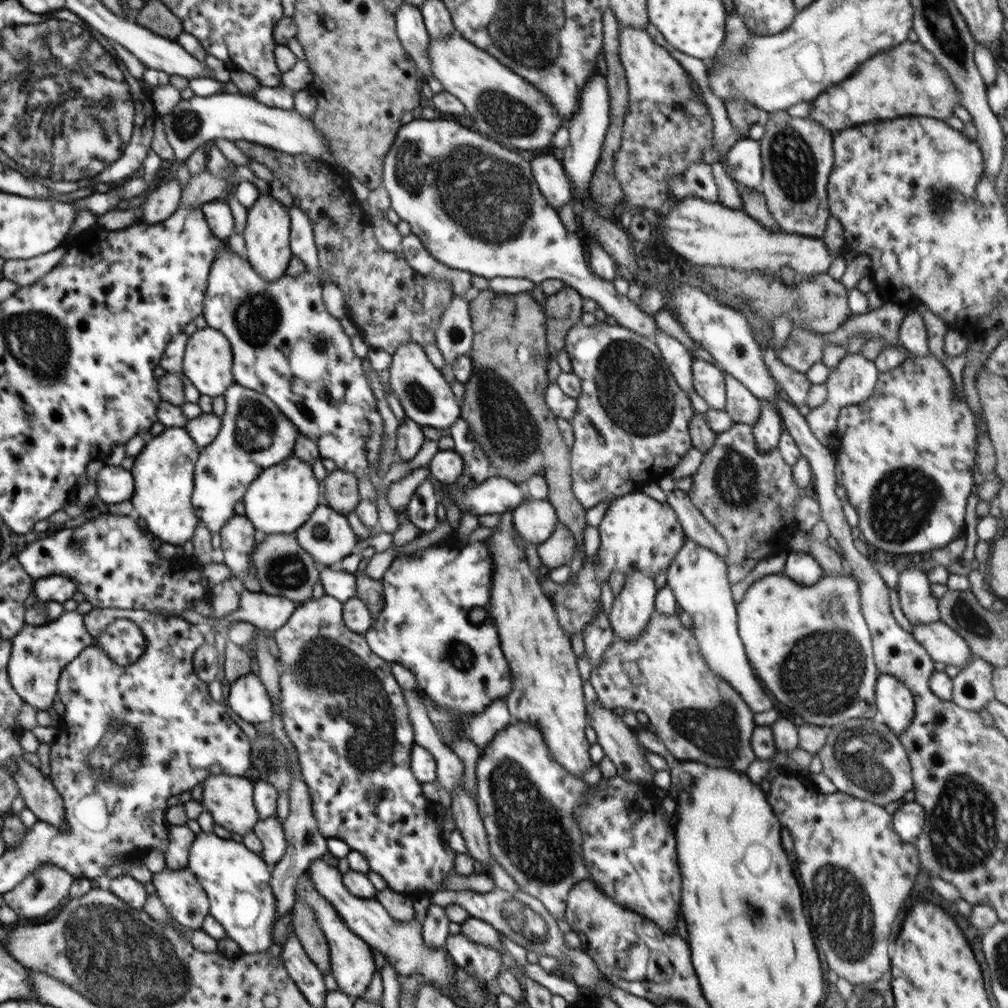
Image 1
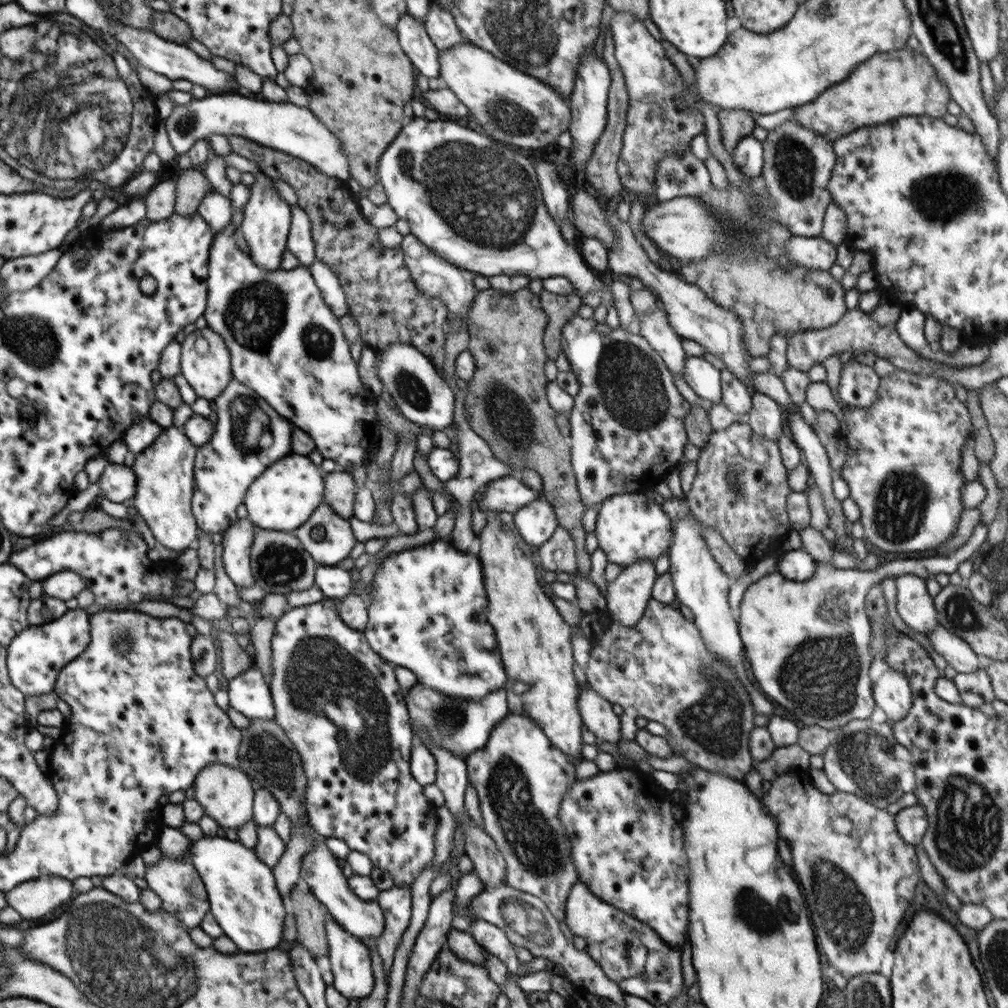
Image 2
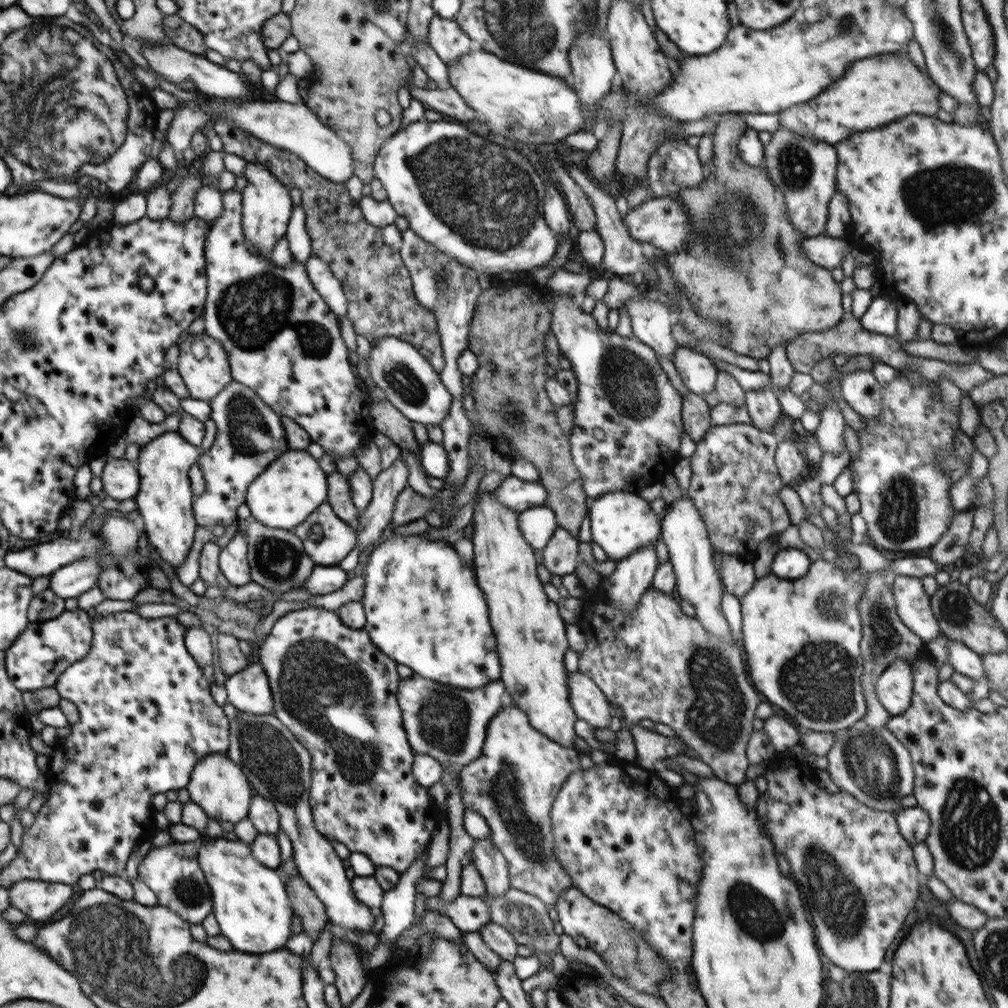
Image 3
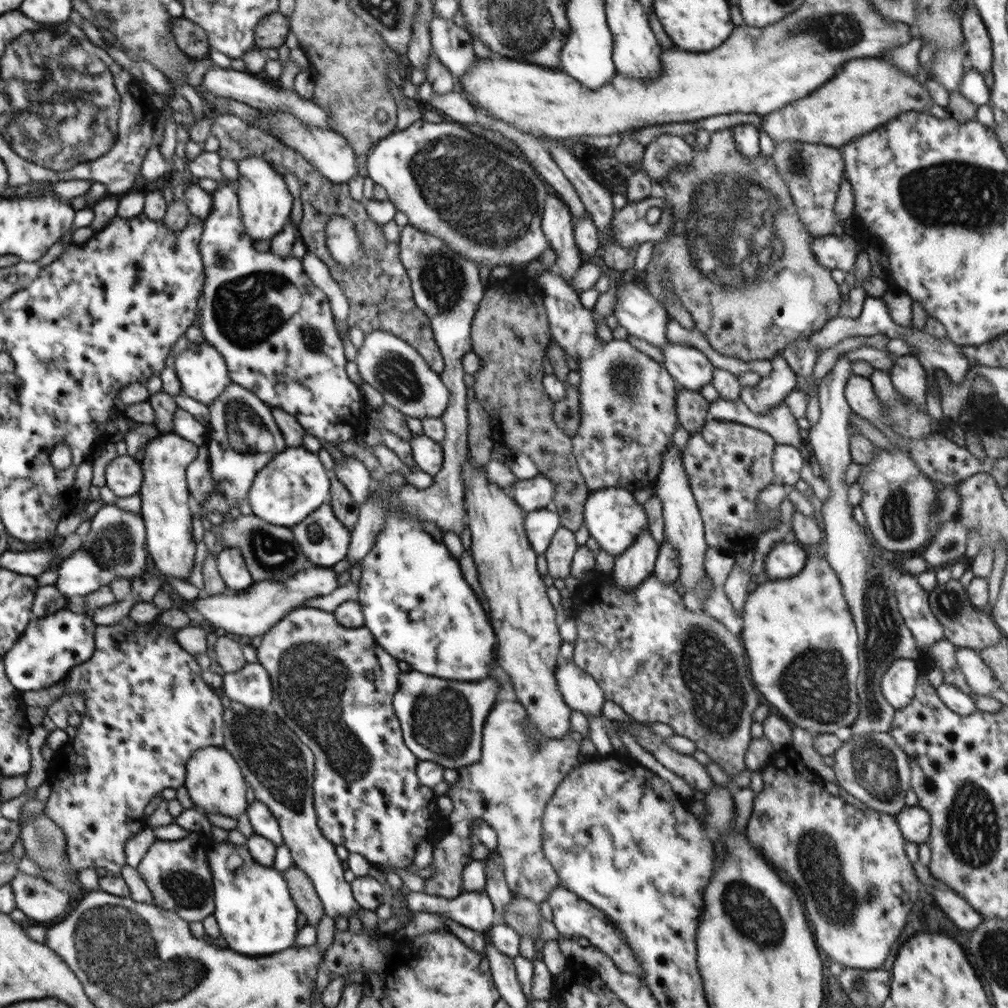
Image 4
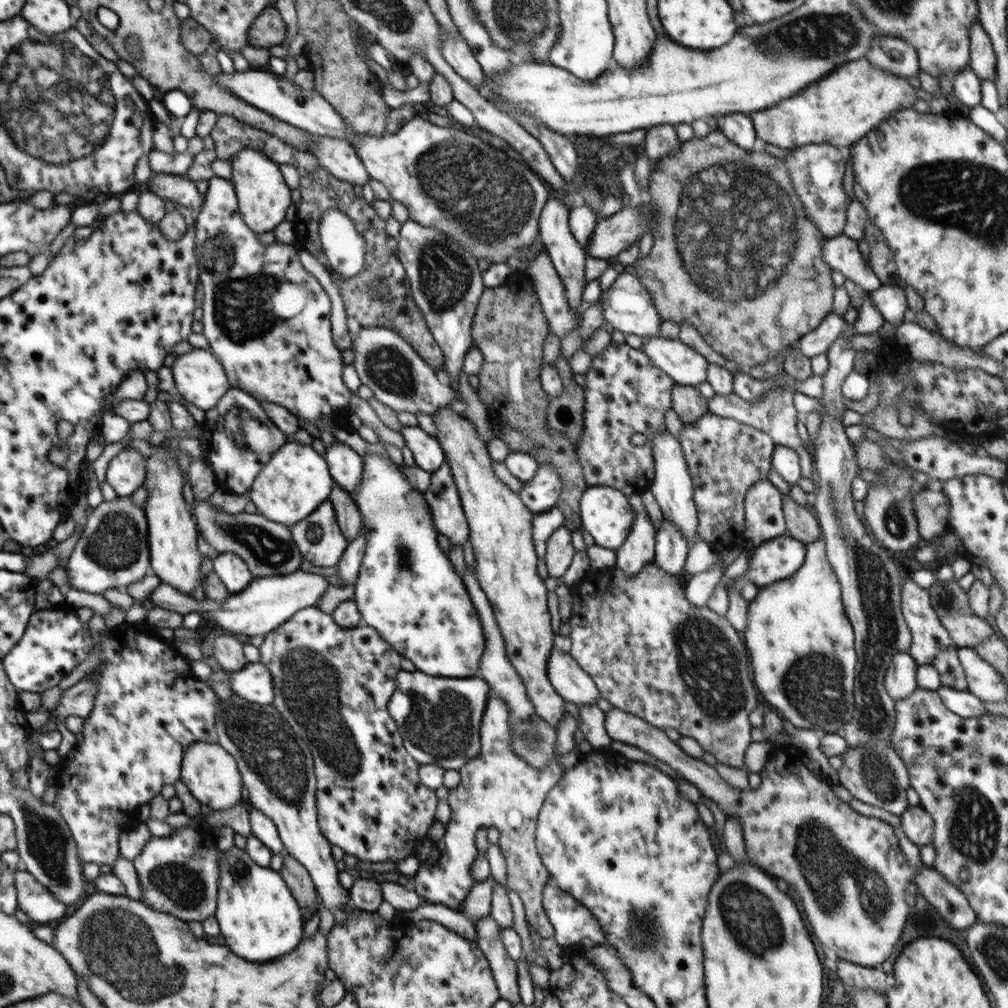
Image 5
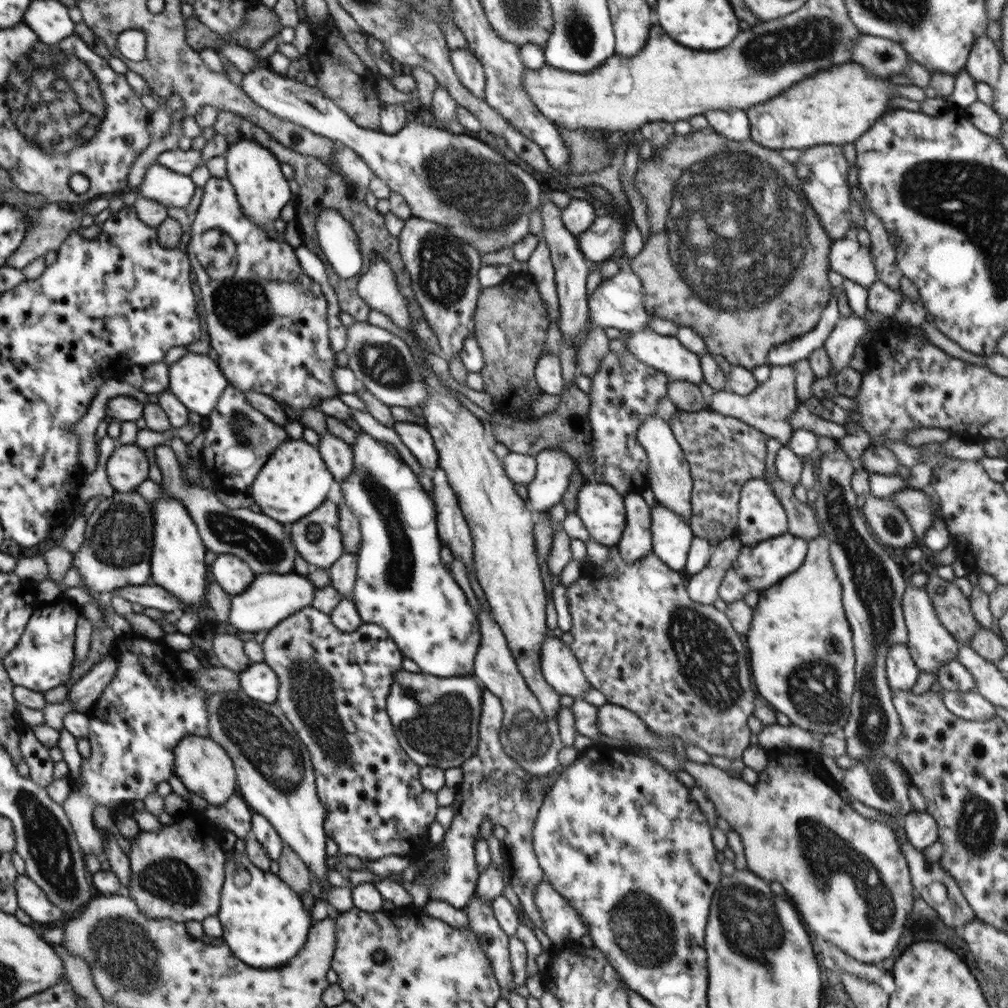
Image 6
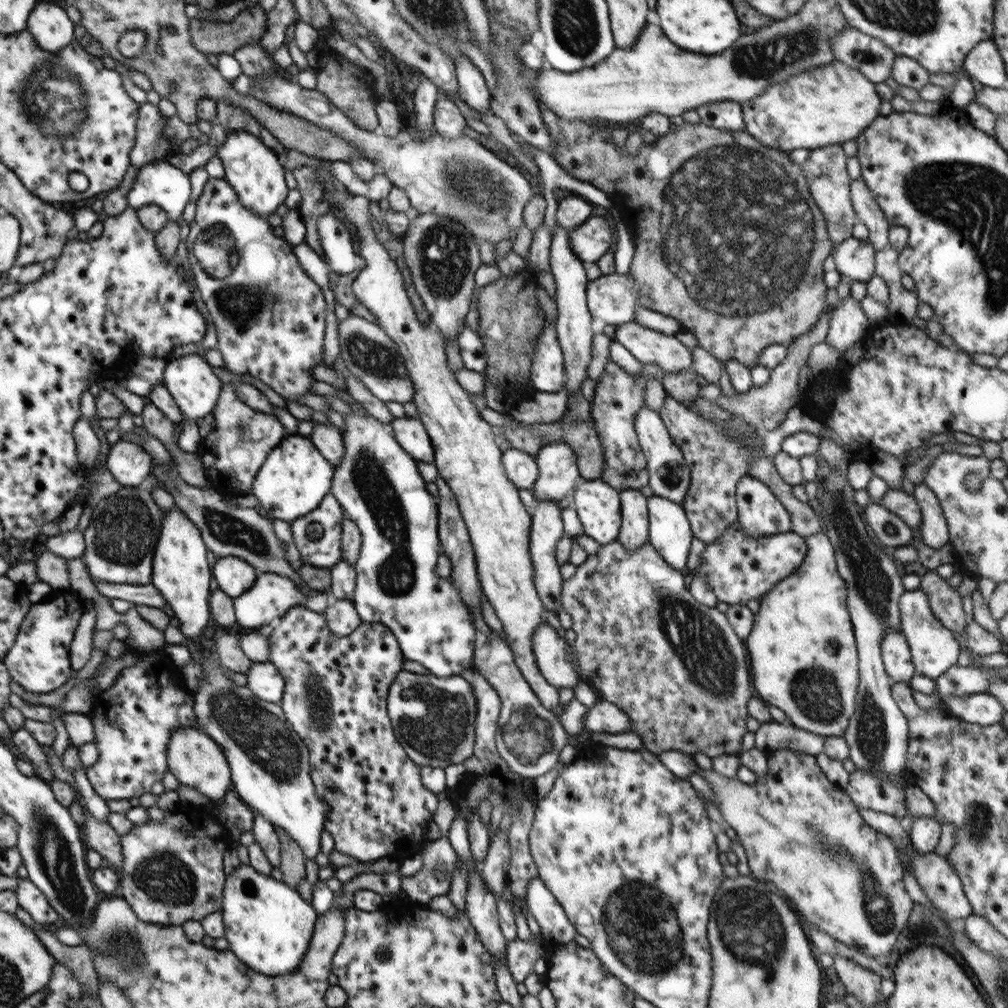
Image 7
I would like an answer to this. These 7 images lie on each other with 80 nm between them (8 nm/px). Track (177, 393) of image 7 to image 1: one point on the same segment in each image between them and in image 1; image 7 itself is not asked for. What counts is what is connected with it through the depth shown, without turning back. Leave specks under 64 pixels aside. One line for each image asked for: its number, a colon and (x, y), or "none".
1: (208, 360)
2: (208, 371)
3: (205, 377)
4: (202, 371)
5: (199, 376)
6: (195, 379)

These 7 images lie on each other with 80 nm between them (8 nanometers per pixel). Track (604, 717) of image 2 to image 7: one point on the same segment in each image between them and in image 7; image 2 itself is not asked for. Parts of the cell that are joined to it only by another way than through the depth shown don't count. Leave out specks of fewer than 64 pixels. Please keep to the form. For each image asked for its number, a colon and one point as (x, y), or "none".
3: (589, 703)
4: (580, 691)
5: (570, 681)
6: (560, 668)
7: (551, 651)

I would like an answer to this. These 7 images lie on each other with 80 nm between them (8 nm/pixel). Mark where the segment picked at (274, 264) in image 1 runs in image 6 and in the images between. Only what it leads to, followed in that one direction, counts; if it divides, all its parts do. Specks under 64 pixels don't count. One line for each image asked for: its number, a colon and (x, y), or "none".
2: (267, 217)
3: (266, 203)
4: (265, 202)
5: (263, 197)
6: (257, 177)

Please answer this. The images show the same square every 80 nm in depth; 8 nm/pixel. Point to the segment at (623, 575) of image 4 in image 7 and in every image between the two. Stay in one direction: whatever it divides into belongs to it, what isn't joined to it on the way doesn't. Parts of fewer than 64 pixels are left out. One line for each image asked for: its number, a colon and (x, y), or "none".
5: (638, 550)
6: (636, 542)
7: (634, 530)

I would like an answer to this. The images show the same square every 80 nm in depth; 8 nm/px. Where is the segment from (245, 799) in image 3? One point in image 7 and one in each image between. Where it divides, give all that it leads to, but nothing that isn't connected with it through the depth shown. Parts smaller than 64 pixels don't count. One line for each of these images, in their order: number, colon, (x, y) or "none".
4: (214, 780)
5: (211, 773)
6: (205, 768)
7: (195, 759)

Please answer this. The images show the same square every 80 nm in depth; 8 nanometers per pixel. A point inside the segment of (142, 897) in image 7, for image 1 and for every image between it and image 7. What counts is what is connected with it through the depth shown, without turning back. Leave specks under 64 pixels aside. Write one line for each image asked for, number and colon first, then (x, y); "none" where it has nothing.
1: (183, 896)
2: (178, 884)
3: (173, 872)
4: (177, 872)
5: (179, 875)
6: (177, 873)

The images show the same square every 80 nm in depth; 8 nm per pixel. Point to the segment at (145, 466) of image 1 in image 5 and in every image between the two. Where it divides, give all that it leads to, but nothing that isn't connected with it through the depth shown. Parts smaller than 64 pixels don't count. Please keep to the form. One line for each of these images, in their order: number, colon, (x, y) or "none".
2: (164, 470)
3: (164, 499)
4: (164, 493)
5: (175, 559)

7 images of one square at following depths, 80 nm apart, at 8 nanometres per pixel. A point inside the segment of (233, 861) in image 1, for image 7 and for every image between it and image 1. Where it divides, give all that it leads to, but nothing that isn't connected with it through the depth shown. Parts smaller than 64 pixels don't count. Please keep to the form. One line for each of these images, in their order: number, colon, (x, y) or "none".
2: (243, 897)
3: (250, 902)
4: (256, 915)
5: (260, 920)
6: (265, 924)
7: (268, 925)

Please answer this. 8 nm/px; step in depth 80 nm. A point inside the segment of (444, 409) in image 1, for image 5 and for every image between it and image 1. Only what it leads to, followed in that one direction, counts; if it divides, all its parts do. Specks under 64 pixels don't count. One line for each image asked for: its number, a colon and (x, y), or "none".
2: (421, 394)
3: (412, 385)
4: (397, 370)
5: (400, 378)

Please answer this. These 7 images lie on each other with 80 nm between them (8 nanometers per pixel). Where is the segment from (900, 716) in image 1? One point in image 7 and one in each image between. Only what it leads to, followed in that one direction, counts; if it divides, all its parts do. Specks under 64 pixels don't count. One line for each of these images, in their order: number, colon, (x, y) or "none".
2: (892, 693)
3: (894, 689)
4: (898, 685)
5: (900, 680)
6: (902, 673)
7: (896, 654)

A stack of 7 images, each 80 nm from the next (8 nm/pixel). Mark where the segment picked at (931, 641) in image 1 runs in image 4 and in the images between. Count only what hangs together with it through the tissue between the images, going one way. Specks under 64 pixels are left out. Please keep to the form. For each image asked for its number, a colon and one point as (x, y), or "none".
2: (958, 654)
3: (967, 662)
4: (979, 677)

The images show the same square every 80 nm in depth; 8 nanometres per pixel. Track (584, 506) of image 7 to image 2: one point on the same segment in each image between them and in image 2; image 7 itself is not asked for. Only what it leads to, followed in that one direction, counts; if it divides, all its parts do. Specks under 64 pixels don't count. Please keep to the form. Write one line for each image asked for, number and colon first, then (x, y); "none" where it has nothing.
2: (630, 527)
3: (622, 522)
4: (614, 519)
5: (606, 514)
6: (601, 507)

